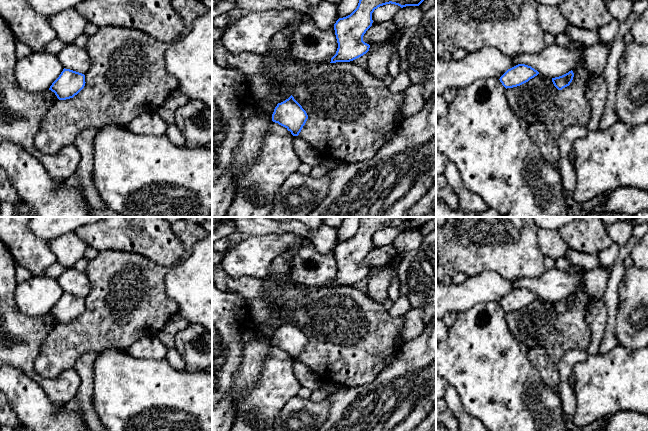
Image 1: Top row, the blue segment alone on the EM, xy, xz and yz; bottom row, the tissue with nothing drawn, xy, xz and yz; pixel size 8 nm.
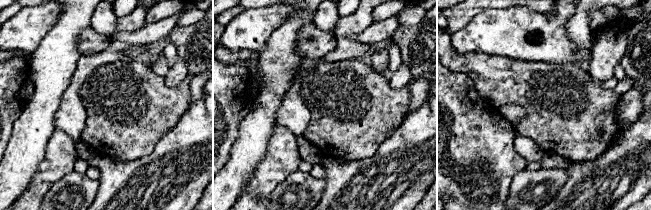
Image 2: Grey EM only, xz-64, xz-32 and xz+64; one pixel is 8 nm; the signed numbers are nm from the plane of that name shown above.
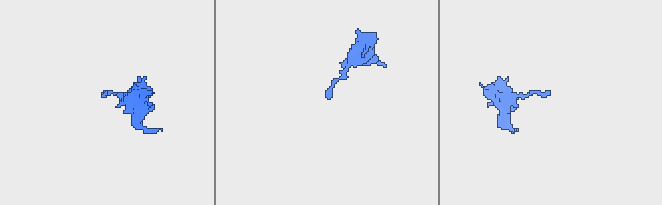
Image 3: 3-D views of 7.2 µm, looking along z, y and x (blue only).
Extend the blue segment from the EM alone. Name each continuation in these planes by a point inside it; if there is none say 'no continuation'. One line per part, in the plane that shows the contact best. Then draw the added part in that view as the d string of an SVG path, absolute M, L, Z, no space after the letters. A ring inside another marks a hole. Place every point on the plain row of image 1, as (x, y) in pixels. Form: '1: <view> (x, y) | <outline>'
no continuation

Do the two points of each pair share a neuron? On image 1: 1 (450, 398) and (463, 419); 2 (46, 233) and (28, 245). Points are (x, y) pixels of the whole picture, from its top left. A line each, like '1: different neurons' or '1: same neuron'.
1: same neuron
2: different neurons

